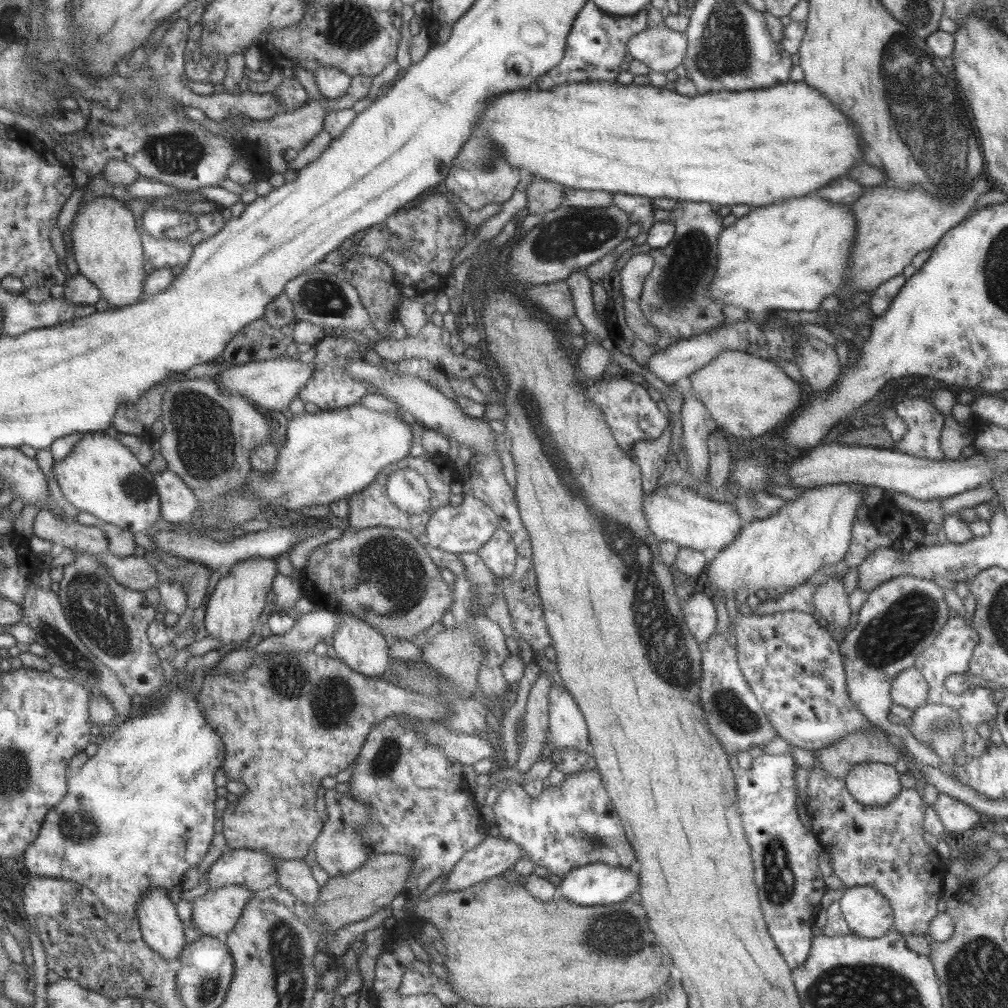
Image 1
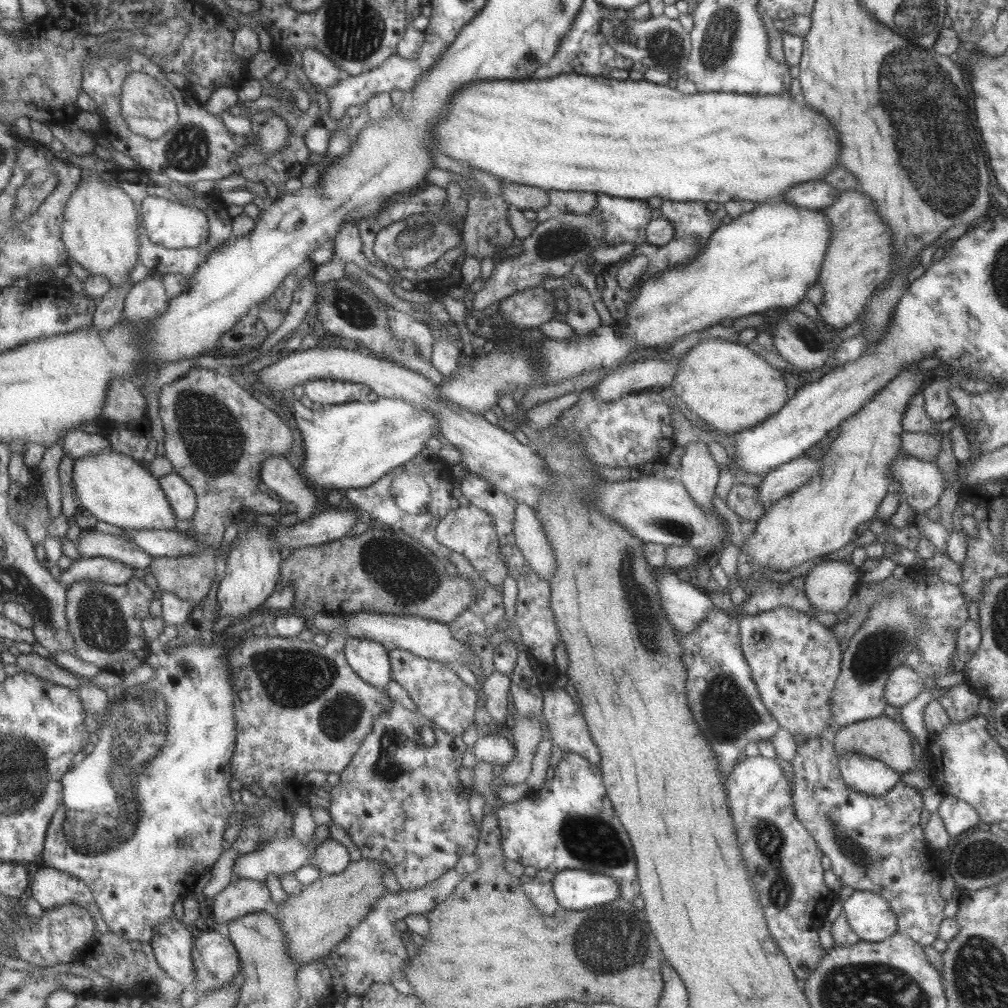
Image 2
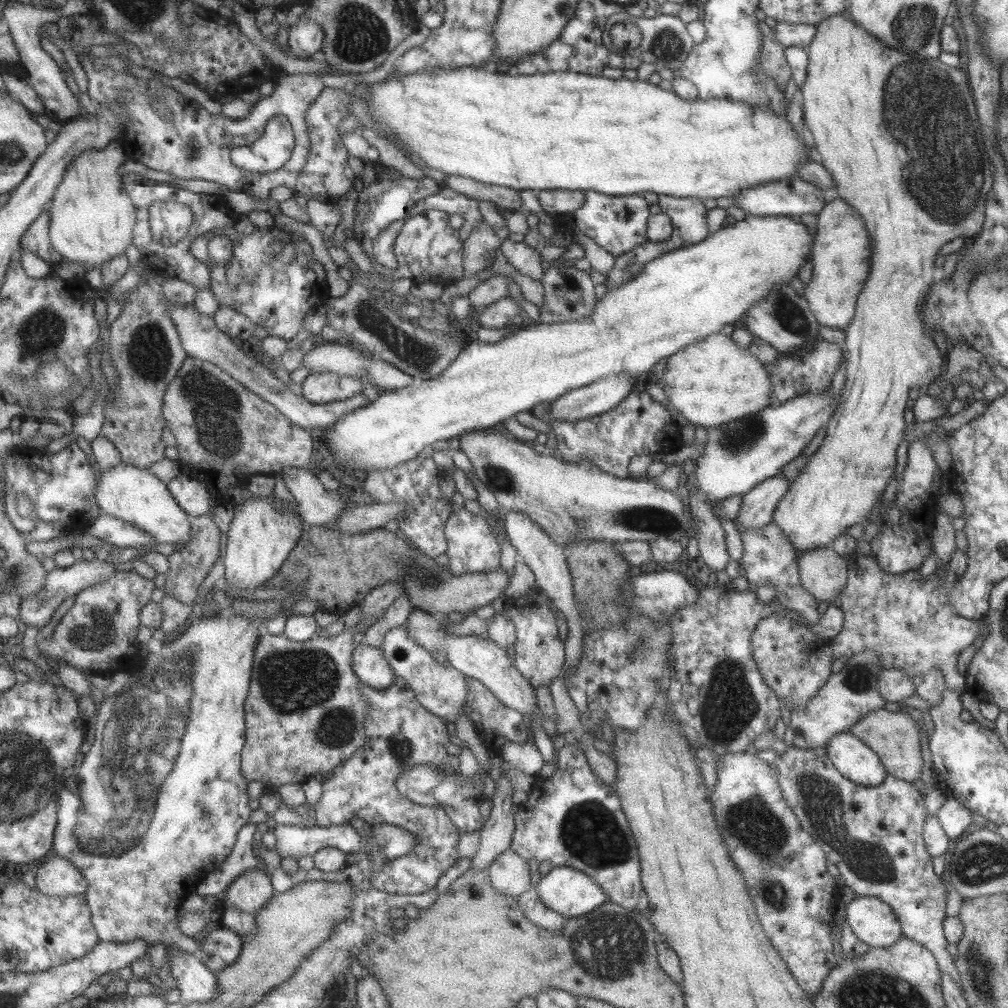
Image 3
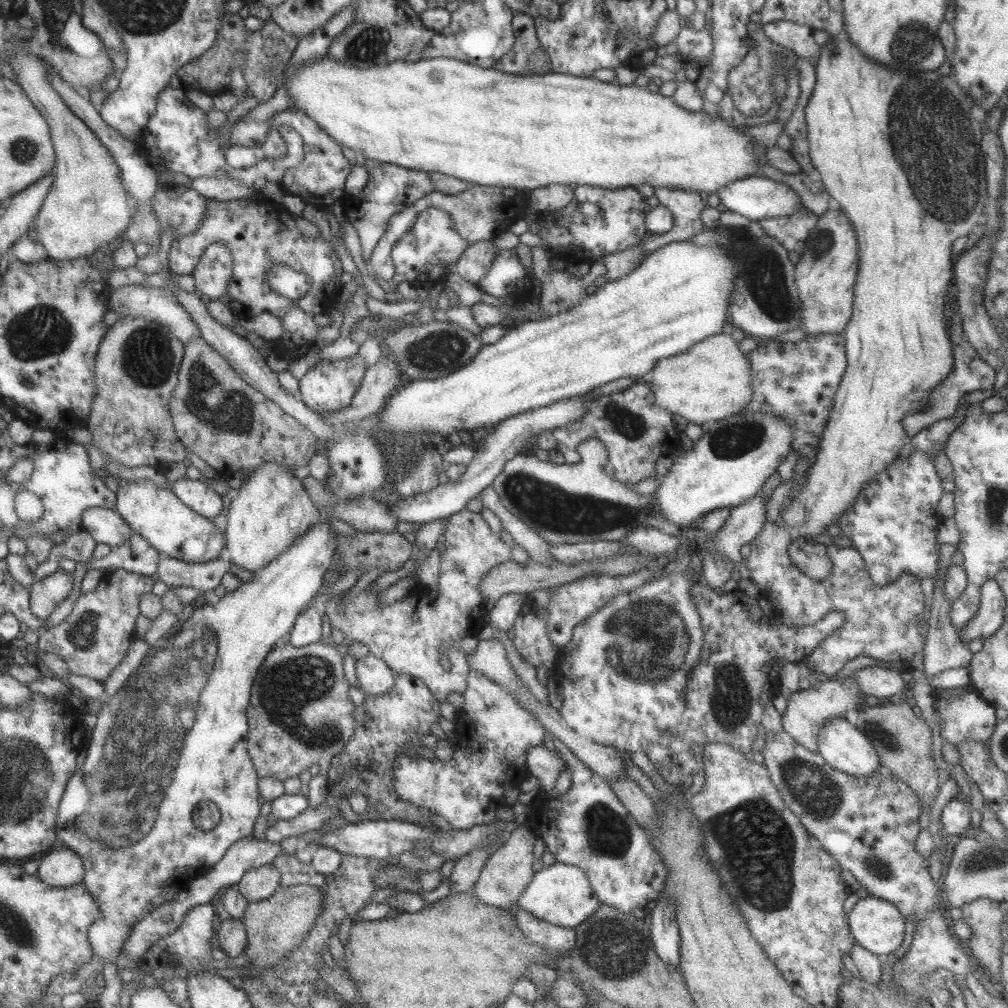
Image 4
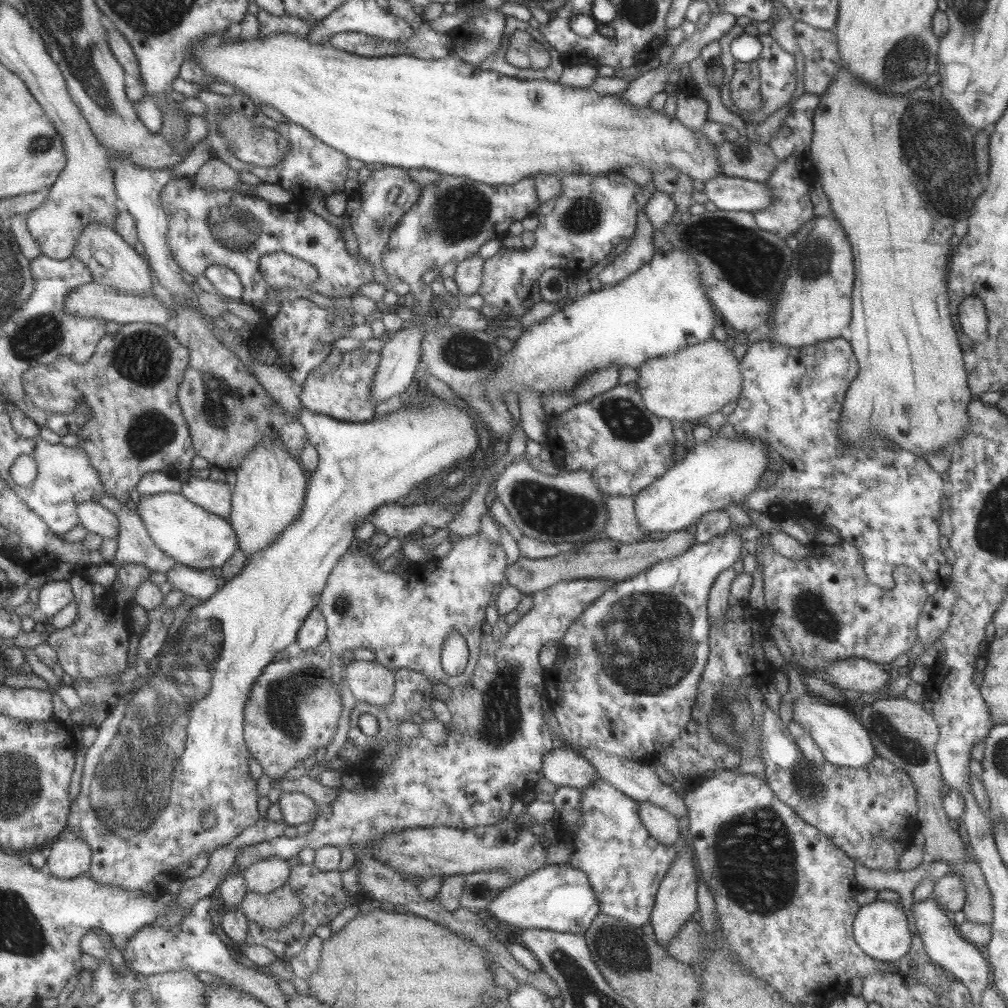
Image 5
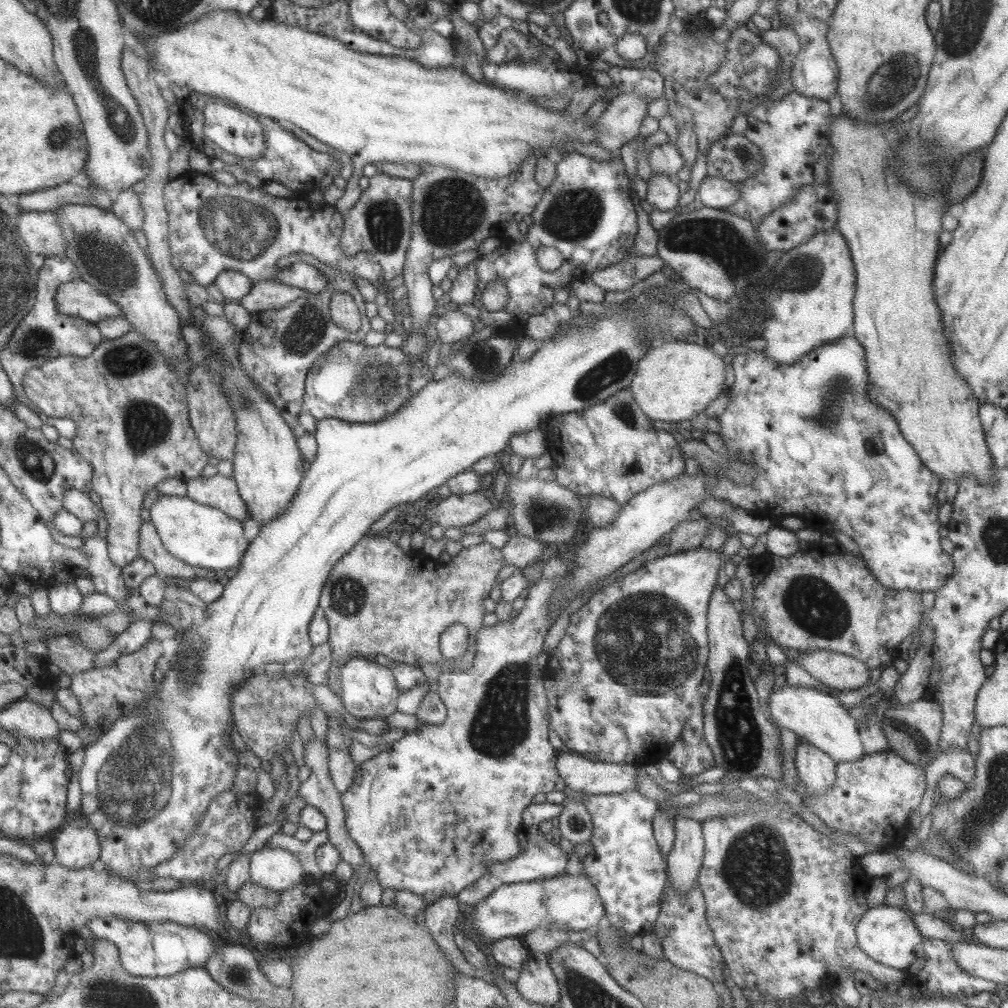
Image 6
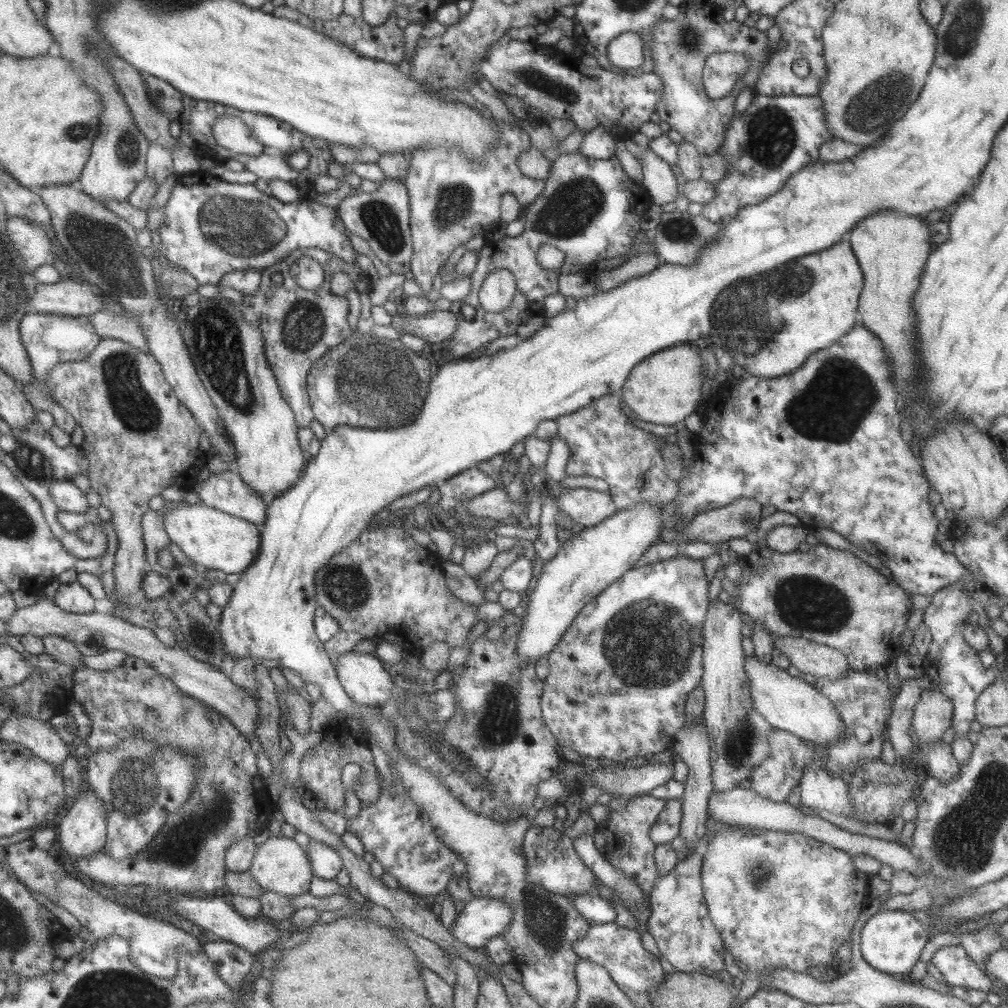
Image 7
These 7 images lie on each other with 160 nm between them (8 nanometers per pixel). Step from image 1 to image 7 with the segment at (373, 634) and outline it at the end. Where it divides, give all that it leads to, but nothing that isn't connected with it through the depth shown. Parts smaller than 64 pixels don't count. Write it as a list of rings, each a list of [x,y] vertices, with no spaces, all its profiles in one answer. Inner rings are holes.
[[[347,651],[337,657],[334,667],[338,681],[345,694],[358,706],[381,706],[394,694],[393,677],[395,672],[380,661],[375,654]]]

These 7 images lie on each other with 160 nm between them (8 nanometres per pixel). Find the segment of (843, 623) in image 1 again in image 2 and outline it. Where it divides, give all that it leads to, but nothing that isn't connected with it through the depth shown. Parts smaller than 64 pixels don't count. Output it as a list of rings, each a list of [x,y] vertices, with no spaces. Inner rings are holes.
[[[849,560],[816,564],[804,580],[804,593],[819,612],[837,613],[848,605],[861,577]]]

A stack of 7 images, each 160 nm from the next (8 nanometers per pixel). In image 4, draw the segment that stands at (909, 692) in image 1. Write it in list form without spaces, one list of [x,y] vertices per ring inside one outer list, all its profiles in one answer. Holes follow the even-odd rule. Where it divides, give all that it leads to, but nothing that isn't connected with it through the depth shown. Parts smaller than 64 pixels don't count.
[[[874,666],[863,667],[859,671],[852,672],[853,677],[865,695],[886,701],[897,692],[908,692],[909,685],[901,679],[899,667],[886,669]]]

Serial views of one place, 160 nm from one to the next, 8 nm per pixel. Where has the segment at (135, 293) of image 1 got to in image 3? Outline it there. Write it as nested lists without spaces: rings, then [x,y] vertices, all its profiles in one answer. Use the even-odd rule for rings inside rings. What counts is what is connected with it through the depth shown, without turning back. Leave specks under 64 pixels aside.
[[[113,142],[102,150],[86,150],[73,159],[48,208],[52,214],[50,232],[52,243],[64,256],[65,262],[81,262],[88,269],[102,267],[109,260],[127,252],[127,248],[134,244],[137,224],[136,205],[124,183],[126,174],[119,171],[121,164],[129,159],[128,152],[120,142]]]

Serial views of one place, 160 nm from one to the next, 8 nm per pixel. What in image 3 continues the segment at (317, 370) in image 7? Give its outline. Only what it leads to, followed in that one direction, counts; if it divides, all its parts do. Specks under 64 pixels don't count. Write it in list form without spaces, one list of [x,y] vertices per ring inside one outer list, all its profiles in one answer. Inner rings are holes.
[[[332,372],[308,374],[300,383],[302,397],[313,404],[341,401],[361,394],[361,379],[358,376],[341,376]]]

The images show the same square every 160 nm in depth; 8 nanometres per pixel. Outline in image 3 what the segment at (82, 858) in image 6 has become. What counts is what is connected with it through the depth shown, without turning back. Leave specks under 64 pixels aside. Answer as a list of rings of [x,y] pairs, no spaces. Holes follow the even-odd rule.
[[[57,855],[45,861],[37,873],[38,889],[47,896],[81,896],[88,893],[90,882],[71,860]]]

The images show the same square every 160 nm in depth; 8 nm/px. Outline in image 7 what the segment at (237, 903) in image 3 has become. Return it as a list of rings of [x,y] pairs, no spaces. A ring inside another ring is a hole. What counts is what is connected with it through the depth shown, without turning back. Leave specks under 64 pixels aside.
[[[280,835],[267,836],[265,842],[257,845],[252,863],[248,868],[255,882],[263,889],[290,897],[308,892],[311,880],[311,866],[307,856],[292,838],[283,838]]]

